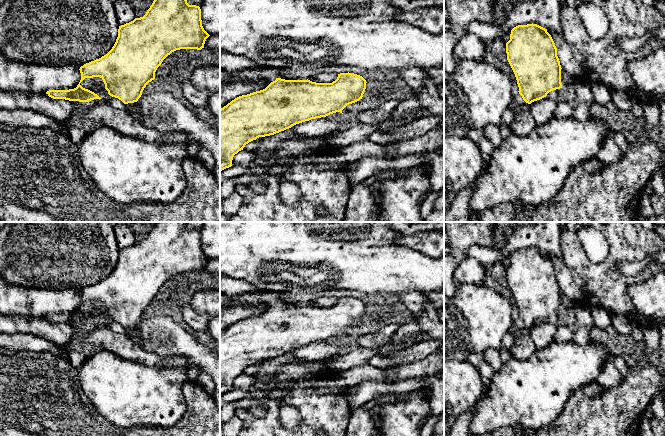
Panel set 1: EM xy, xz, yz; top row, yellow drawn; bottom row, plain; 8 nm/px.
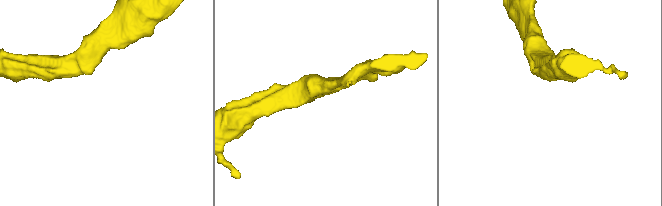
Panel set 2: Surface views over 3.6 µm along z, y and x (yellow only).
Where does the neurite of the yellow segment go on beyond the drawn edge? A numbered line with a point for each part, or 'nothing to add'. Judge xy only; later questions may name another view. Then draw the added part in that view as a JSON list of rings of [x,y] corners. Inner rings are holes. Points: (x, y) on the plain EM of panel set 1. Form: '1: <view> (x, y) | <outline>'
1: xy (134, 332) | [[[137,326],[126,328],[127,332],[131,336],[131,339],[138,340],[141,338],[140,331]]]

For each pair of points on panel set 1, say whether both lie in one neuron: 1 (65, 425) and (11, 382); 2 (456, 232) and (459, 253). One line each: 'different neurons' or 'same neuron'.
1: same neuron
2: same neuron

